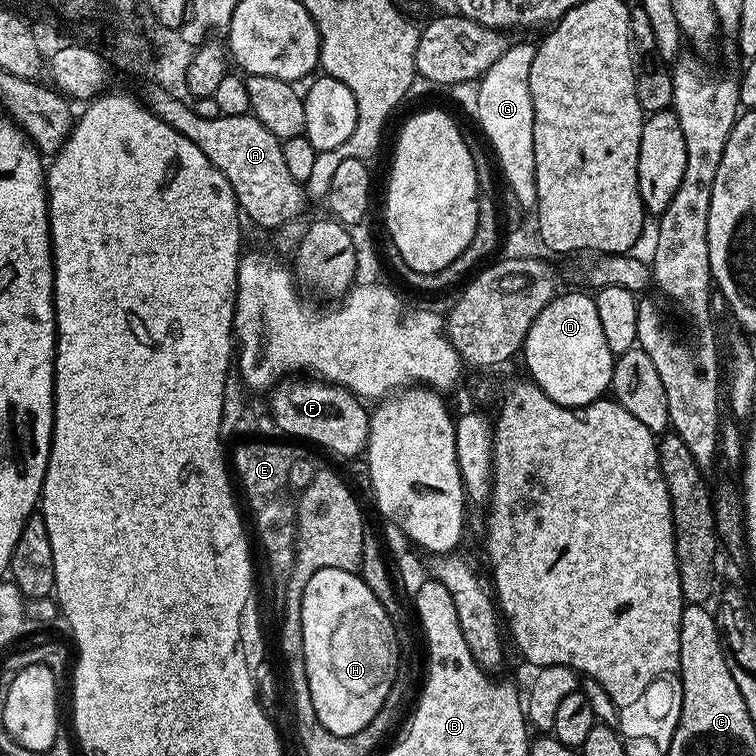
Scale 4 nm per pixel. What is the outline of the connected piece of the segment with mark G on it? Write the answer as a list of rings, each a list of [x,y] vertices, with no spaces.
[[[512,42],[509,49],[502,54],[498,62],[490,66],[478,80],[478,116],[475,123],[480,125],[486,139],[492,143],[496,151],[496,160],[504,171],[504,180],[508,183],[510,191],[516,195],[516,200],[522,207],[528,210],[536,207],[536,186],[535,186],[535,154],[534,154],[534,106],[530,94],[530,66],[534,62],[536,44],[518,44]]]

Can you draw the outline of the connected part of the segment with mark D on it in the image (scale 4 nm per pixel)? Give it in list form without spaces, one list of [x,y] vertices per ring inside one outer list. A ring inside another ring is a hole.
[[[564,290],[553,297],[534,318],[524,340],[523,356],[532,383],[567,408],[585,408],[611,389],[614,357],[602,334],[596,301],[584,292]]]

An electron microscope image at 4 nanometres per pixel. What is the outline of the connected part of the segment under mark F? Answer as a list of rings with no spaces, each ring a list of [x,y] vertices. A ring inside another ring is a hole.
[[[285,378],[271,389],[271,396],[272,420],[288,435],[285,437],[309,440],[336,456],[356,456],[359,452],[361,455],[367,449],[369,409],[363,408],[361,397],[353,396],[339,384],[330,384],[319,378]]]

